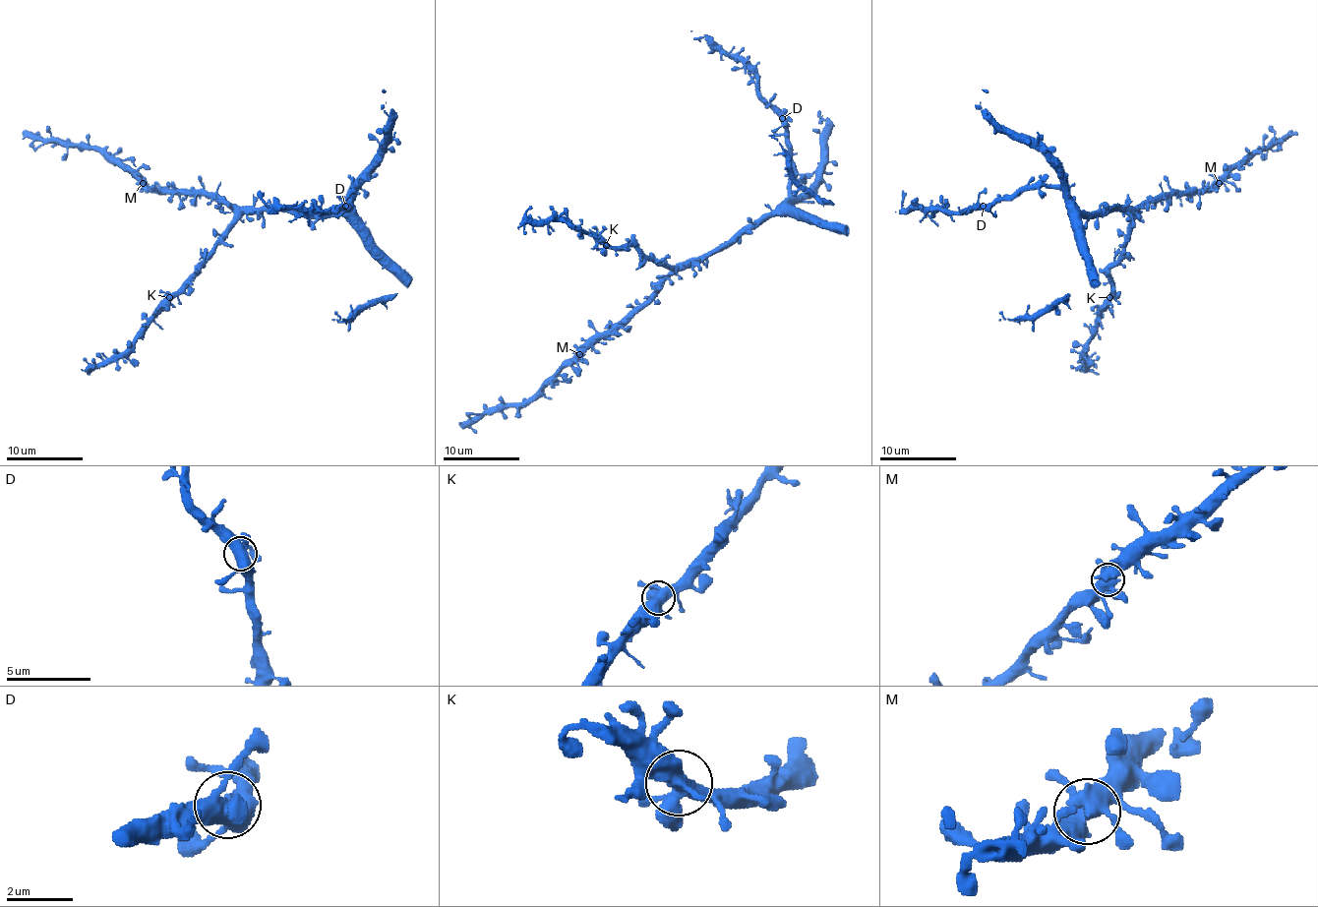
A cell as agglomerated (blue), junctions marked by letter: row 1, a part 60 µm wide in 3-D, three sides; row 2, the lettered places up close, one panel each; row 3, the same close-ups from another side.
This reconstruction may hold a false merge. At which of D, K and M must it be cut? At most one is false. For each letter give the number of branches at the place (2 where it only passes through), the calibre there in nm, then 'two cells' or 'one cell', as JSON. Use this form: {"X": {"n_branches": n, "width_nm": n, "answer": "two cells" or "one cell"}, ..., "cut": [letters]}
{"D": {"n_branches": 5, "width_nm": 500, "answer": "one cell"}, "K": {"n_branches": 5, "width_nm": 500, "answer": "one cell"}, "M": {"n_branches": 5, "width_nm": 550, "answer": "one cell"}, "cut": []}

